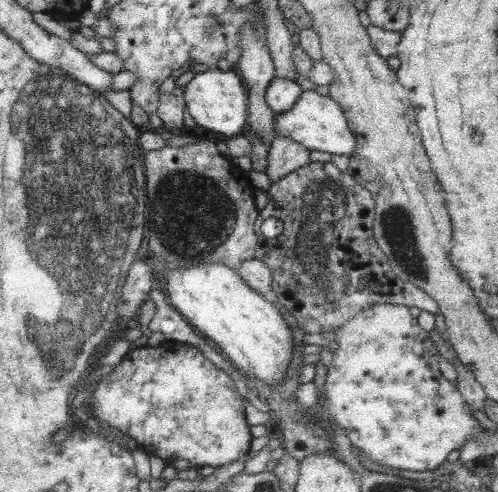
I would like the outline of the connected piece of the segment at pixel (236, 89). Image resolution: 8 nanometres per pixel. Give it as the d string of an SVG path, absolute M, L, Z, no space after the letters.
M210 68L193 74L183 87L181 100L196 125L225 136L235 137L241 134L239 130L245 124L245 110L248 108L245 108L245 90L233 71Z

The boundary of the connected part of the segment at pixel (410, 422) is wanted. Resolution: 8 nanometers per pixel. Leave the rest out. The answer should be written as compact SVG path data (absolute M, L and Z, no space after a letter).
M377 304L371 305L370 308L365 308L361 312L354 314L352 320L347 320L336 332L332 332L334 342L337 348L331 352L333 359L331 365L326 368L327 374L325 378L325 390L323 390L323 398L325 398L325 405L317 404L317 408L311 411L313 422L321 424L323 428L332 431L333 428L339 428L345 432L345 436L351 441L351 447L354 448L359 455L365 456L373 462L379 462L381 466L389 466L398 470L413 470L413 472L420 472L424 474L427 471L437 469L440 463L443 463L447 455L453 451L459 451L470 439L473 439L481 430L479 422L469 416L471 410L467 406L467 402L457 388L453 388L439 372L437 368L437 352L432 346L431 340L428 338L428 332L421 329L419 322L408 312L407 305L403 304Z

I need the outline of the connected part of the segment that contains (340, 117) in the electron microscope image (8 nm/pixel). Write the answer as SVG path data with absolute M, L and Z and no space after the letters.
M315 90L302 91L297 97L290 110L274 114L273 134L289 137L308 151L319 150L319 152L328 152L330 155L349 156L355 150L356 136L349 128L340 106L328 95L322 96Z

